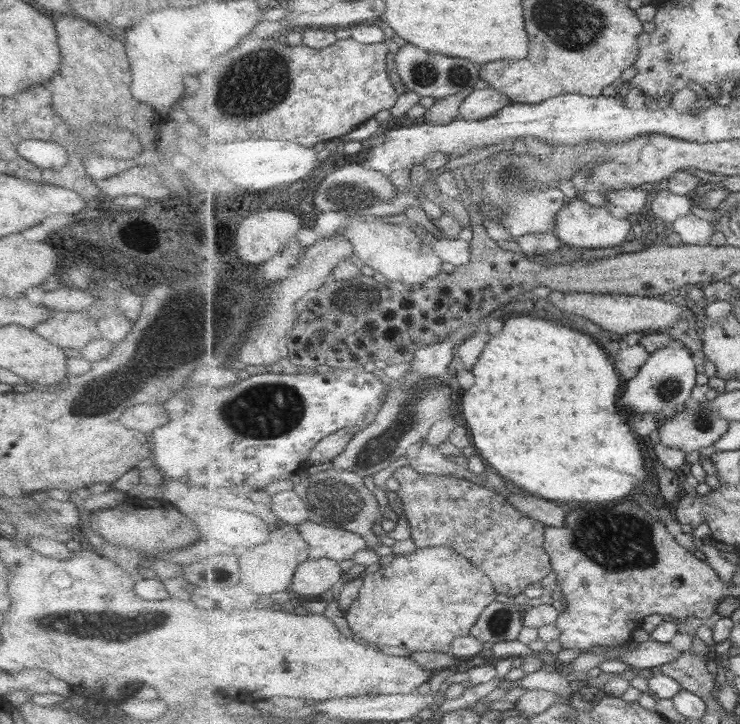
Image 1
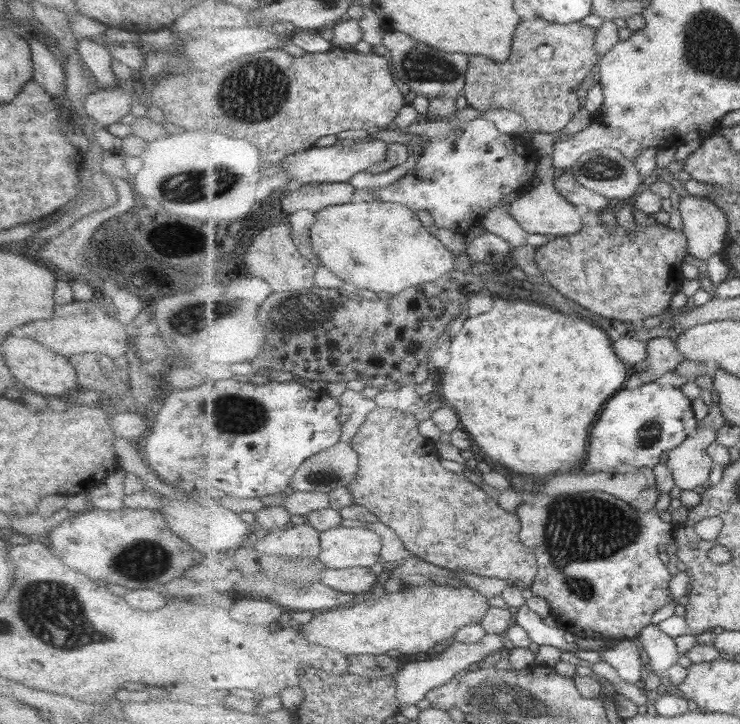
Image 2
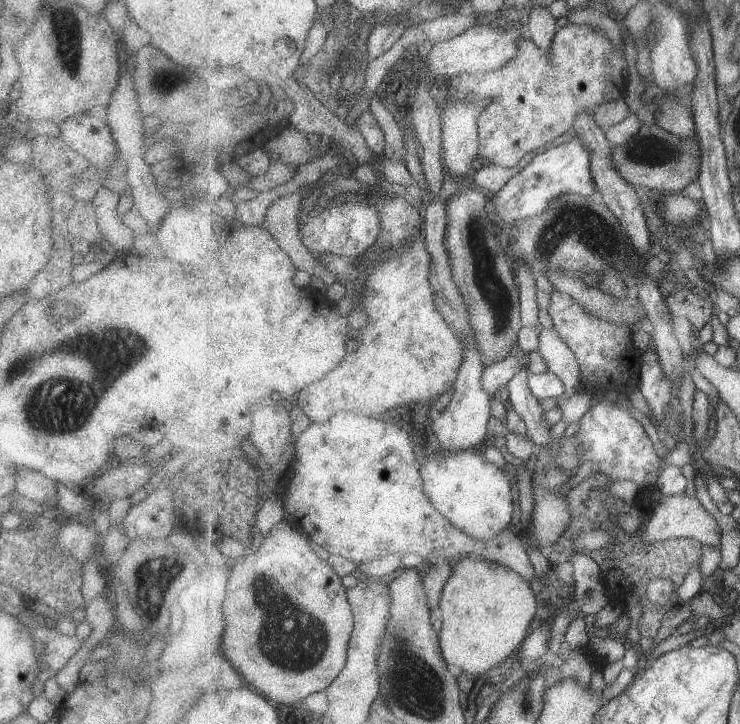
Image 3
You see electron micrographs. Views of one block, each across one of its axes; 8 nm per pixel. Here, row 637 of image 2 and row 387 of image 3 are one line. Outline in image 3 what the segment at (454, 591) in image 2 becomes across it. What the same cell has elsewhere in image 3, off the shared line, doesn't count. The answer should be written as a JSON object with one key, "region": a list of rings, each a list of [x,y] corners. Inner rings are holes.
{"region":[[[423,233],[409,242],[403,254],[396,251],[378,257],[366,270],[364,299],[359,309],[369,318],[369,324],[358,330],[358,348],[347,352],[345,360],[331,370],[323,380],[303,388],[294,400],[311,422],[325,424],[337,412],[354,412],[363,416],[392,412],[404,415],[417,402],[431,404],[454,388],[465,358],[465,336],[453,332],[447,318],[439,312],[435,304],[435,292],[429,280],[429,270],[433,266],[431,254],[427,250],[427,239]]]}

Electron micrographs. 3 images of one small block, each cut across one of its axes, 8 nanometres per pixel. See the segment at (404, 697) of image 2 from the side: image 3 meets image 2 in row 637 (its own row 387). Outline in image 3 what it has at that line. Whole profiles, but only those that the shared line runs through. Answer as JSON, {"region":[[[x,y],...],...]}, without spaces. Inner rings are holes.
{"region":[[[523,352],[521,356],[508,356],[498,363],[492,363],[487,367],[481,378],[481,384],[487,392],[503,394],[505,387],[511,379],[523,368],[529,366],[531,352]]]}

